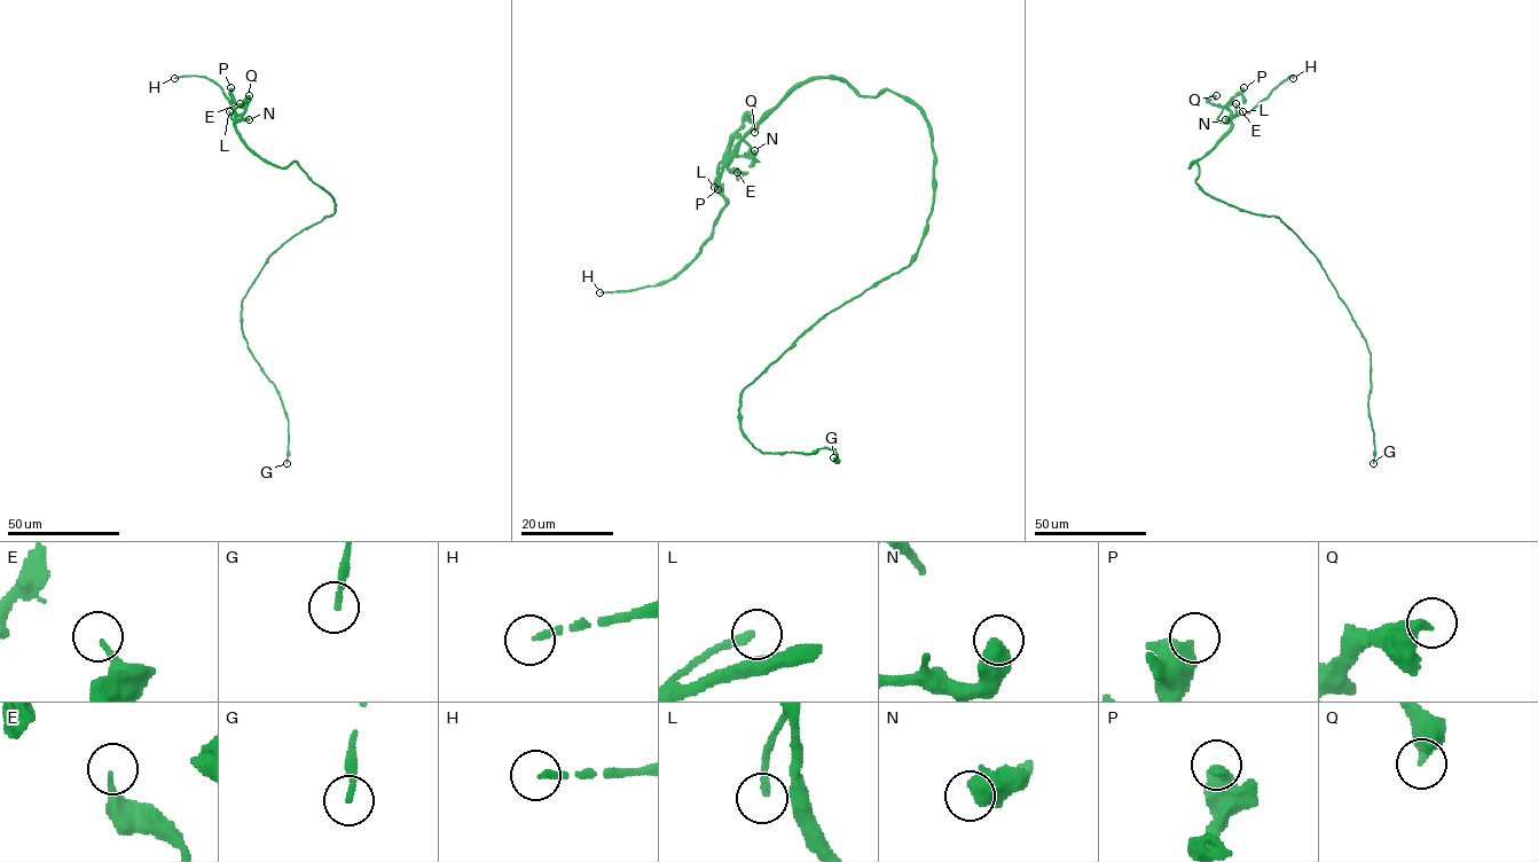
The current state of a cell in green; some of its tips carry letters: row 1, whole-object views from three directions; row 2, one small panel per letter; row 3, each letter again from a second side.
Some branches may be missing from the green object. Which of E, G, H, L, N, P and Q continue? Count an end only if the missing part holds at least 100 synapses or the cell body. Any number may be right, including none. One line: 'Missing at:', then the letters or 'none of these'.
Missing at: H

